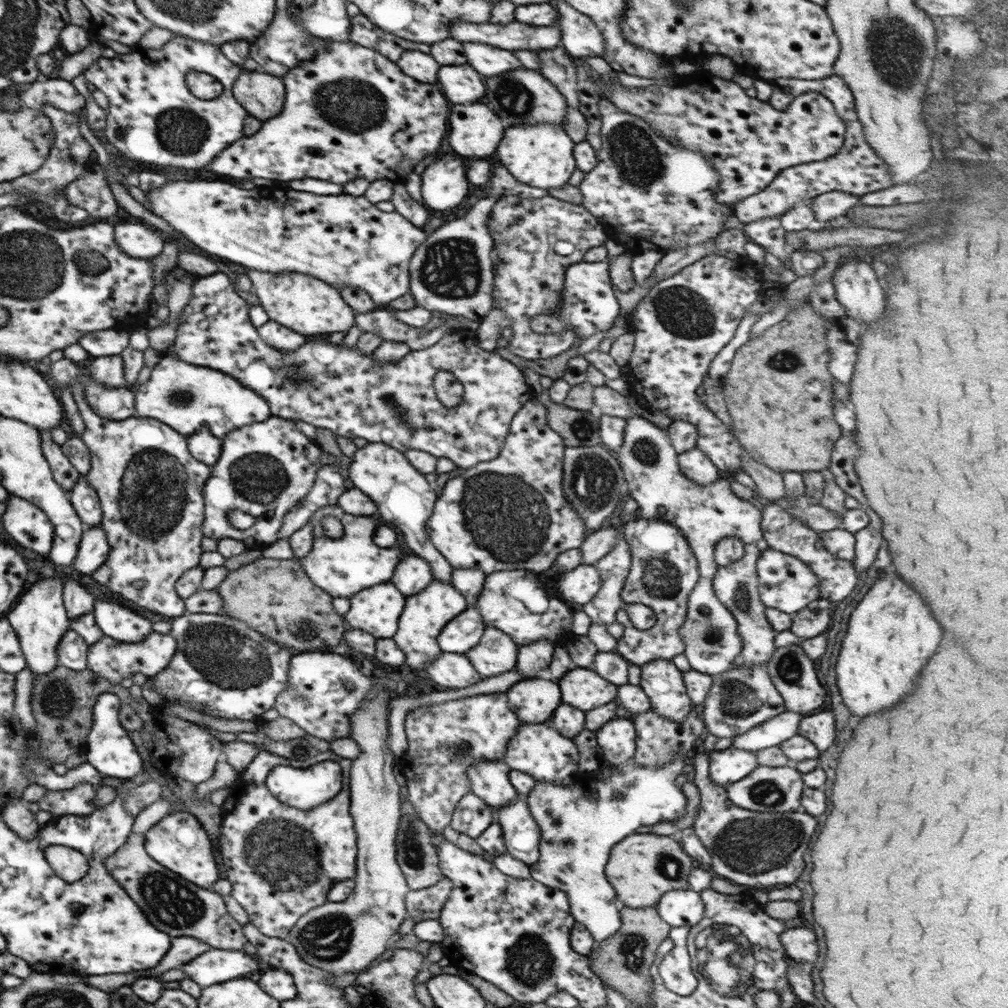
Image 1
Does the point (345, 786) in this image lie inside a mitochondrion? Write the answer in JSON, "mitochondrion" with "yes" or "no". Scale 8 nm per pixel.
{"mitochondrion":"no"}

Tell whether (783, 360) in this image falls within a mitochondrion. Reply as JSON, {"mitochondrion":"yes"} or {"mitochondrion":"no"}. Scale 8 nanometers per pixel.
{"mitochondrion":"yes"}

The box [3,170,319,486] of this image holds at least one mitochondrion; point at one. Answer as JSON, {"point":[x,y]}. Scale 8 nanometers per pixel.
{"point":[180,396]}

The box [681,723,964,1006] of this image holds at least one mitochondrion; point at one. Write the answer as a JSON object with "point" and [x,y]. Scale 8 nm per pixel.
{"point":[725,956]}

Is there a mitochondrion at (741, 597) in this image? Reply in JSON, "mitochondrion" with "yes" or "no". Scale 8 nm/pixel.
{"mitochondrion":"yes"}

